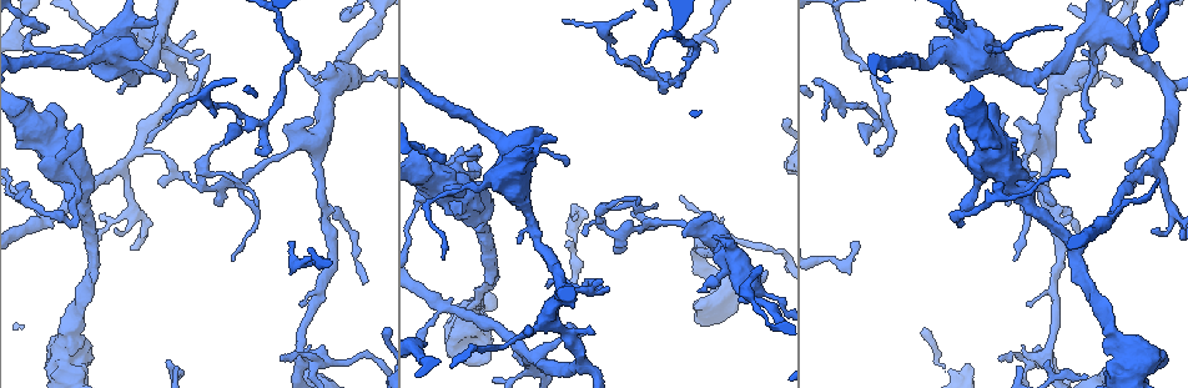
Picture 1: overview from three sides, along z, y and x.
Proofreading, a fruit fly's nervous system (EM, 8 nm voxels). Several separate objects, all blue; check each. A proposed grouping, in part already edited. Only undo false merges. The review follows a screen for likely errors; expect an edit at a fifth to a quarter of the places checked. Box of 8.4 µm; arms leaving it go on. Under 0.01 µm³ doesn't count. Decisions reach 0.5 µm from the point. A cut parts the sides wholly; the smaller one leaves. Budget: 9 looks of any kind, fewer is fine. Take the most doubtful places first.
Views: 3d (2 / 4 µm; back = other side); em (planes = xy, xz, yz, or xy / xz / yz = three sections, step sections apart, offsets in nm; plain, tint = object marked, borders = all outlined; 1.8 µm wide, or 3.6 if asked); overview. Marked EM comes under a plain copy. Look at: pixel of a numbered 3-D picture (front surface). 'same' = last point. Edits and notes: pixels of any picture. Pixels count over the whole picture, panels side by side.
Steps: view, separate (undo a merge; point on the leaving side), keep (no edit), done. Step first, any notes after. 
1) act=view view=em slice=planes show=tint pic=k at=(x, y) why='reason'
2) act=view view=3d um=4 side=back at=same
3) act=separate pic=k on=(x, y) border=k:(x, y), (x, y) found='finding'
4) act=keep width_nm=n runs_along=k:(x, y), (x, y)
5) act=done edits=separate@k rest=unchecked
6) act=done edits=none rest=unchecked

act=view view=3d um=4 pic=1 at=(329, 222) why='sharp bend'

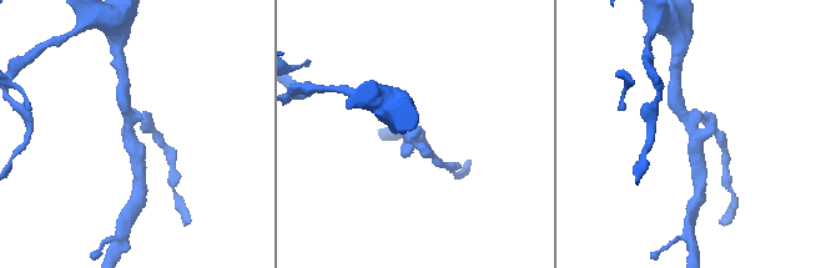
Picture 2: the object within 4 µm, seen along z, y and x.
act=view view=em slice=planes show=tint pic=2 at=(694, 141) arms=3

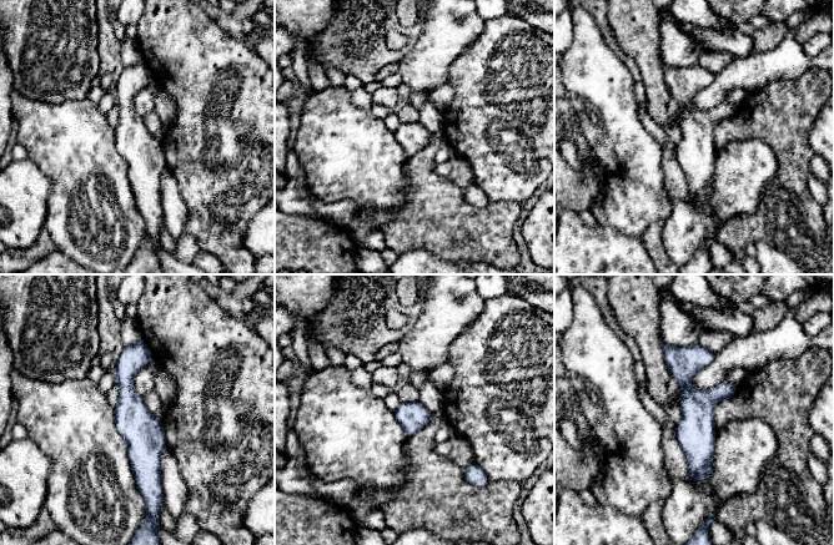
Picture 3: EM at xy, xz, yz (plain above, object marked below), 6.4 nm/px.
act=keep found='continuous, no second neuron'

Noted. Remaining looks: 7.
act=view view=3d um=4 pic=1 at=(984, 161) why='two arms at a narrow angle'

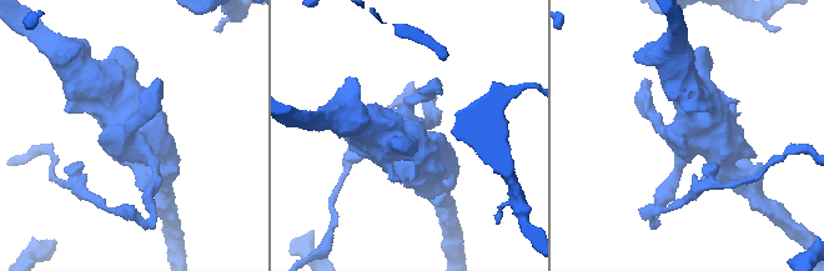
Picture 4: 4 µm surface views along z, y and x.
act=view view=em um=3.6 slice=planes show=tint pic=4 at=(687, 130) why='now the EM'

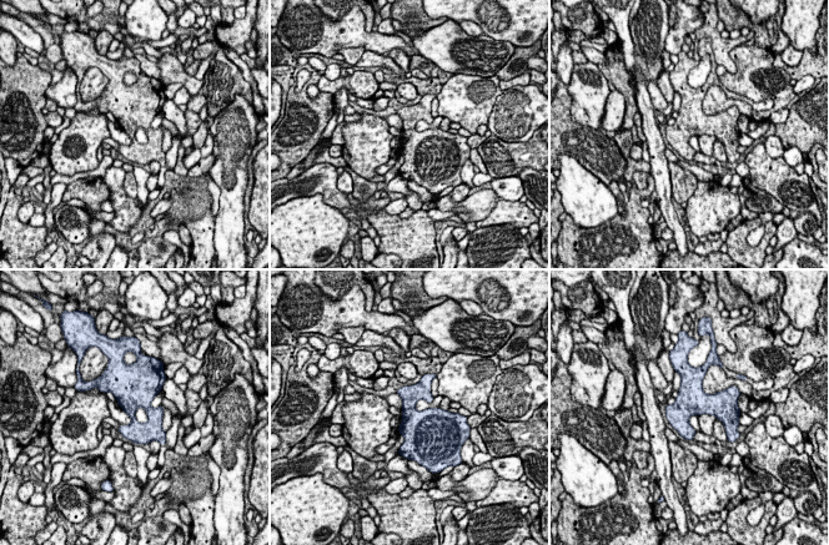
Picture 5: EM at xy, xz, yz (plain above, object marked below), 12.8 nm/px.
act=keep found='continuous, no second neuron'

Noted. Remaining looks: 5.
act=view view=em slice=yz step=16 show=tint pic=1 at=(706, 31) why='thin neck'

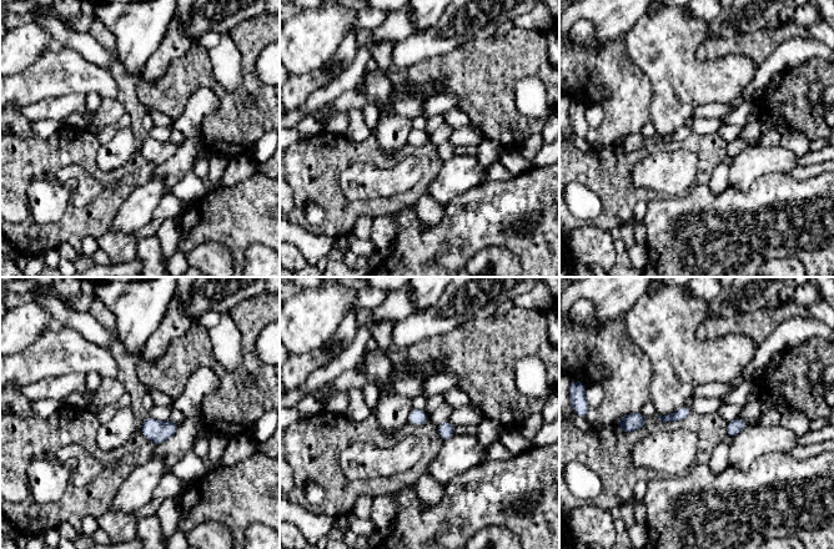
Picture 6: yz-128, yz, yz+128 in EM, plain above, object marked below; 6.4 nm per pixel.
act=view view=em slice=planes show=tint at=same why='cut it another way'

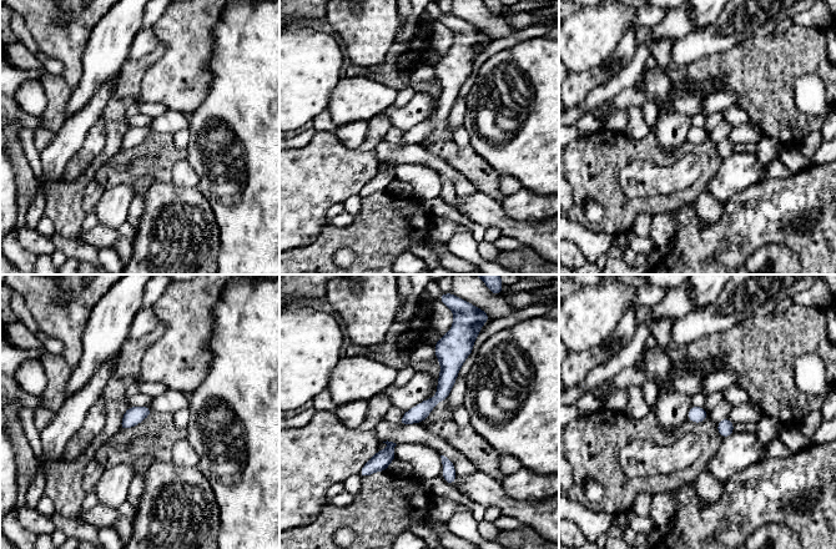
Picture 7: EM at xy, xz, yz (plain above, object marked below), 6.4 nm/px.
act=keep width_nm=110 found='one neuron here'

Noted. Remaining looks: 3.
act=view view=3d um=4 pic=1 at=(317, 145)

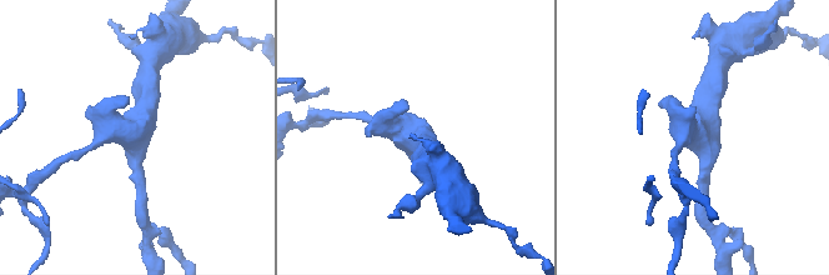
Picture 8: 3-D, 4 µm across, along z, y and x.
act=view view=em slice=yz step=16 show=tint pic=8 at=(700, 133) arms=4 why='need the tissue'

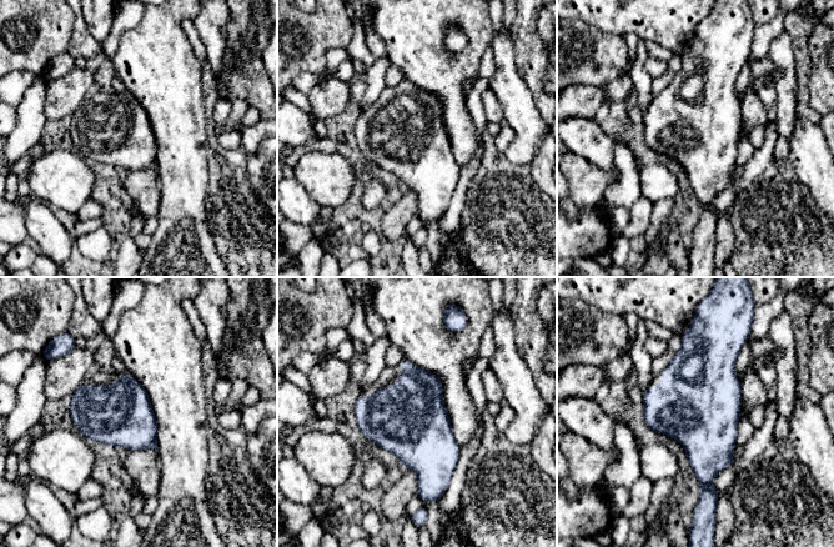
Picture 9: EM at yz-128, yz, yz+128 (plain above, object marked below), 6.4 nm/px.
act=keep found='all the same neuron'

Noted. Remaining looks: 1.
act=done edits=none rest=unchecked

